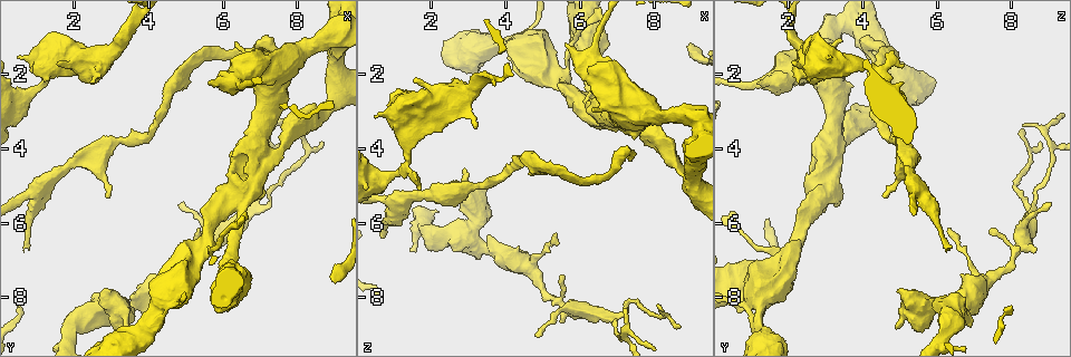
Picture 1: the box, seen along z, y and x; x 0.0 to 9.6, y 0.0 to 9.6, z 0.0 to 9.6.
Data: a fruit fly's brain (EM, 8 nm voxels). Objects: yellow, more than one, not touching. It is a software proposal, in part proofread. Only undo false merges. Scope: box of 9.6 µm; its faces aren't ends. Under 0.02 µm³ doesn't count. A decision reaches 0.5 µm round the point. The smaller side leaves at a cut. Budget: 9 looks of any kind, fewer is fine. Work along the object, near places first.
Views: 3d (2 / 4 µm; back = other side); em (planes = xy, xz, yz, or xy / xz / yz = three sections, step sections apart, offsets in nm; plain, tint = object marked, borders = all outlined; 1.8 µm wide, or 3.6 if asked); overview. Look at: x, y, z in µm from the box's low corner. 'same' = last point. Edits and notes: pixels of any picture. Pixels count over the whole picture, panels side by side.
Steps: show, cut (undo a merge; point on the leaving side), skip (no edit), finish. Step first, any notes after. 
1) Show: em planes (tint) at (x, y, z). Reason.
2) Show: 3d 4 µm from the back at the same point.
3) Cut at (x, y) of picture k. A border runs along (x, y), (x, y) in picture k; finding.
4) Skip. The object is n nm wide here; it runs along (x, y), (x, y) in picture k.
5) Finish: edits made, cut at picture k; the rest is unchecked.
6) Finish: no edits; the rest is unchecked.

Show: em planes (borders) at (1.00, 5.15, 5.55). Three arms meet.

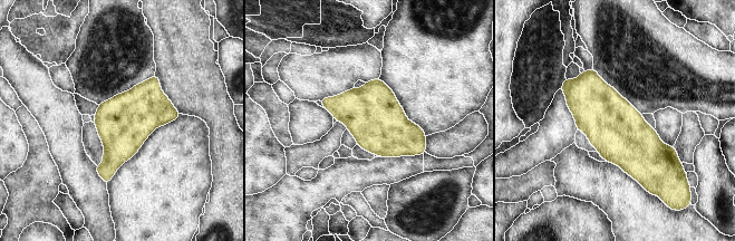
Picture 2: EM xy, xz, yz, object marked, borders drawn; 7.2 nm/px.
Skip. All the same neuron.

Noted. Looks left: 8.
Show: em 3.6 µm planes (tint) at (2.95, 8.30, 6.40). Three-way junction.

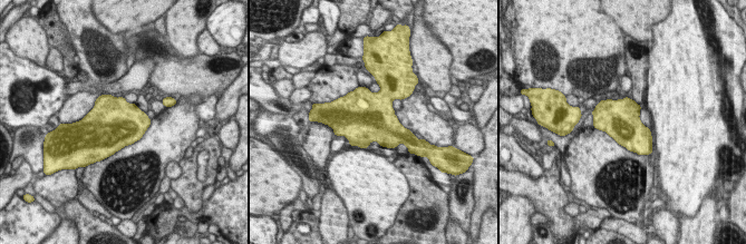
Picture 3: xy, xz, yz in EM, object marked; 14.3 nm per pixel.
Skip. The object is 550 nm wide here; one neuron here.

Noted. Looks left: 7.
Show: em 3.6 µm planes (plain) at (5.30, 6.95, 2.10). Sudden change in width.

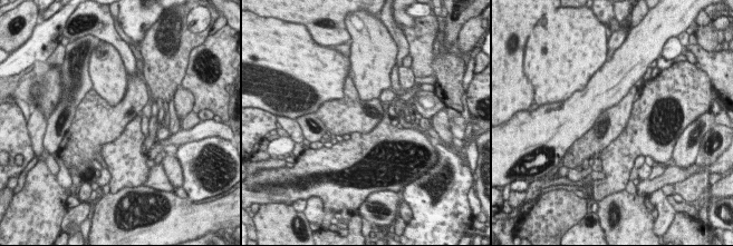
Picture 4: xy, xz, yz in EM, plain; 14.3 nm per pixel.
Show: em 3.6 µm planes (borders) at the same point. What lies round it.

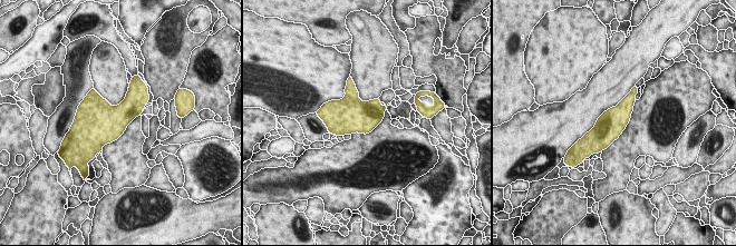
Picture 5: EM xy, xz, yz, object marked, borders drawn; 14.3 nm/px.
Skip. All the same neuron.

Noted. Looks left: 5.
Show: em yz step 16 (tint) at (6.90, 5.65, 8.60). Branch point.

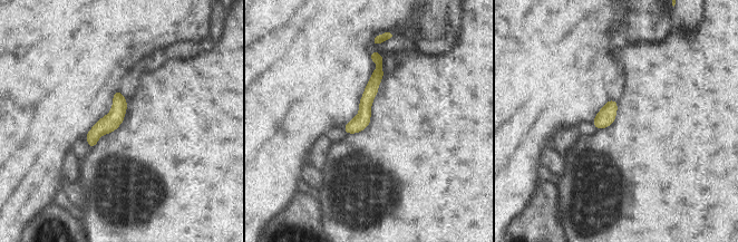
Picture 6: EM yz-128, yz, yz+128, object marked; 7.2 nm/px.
Skip. It runs along (375, 54), (379, 71), (349, 131) in picture 6; one neuron here.

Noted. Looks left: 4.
Finish: no edits; the rest is unchecked.

